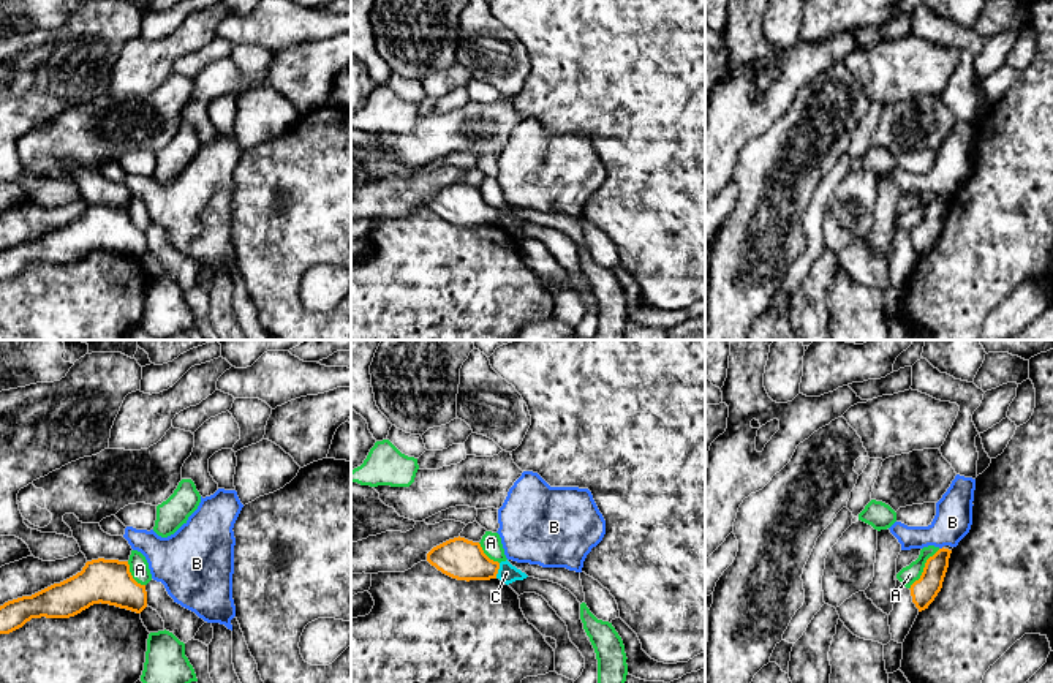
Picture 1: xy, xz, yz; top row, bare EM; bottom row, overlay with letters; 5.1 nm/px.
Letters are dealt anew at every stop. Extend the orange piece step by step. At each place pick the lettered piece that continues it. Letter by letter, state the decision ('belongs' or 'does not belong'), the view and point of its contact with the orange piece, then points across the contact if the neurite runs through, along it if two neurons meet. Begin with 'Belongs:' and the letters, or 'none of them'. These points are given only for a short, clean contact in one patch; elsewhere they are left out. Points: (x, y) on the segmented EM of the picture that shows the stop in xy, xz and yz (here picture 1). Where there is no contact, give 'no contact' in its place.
Belongs: none of them
A: does not belong; contact yz (924, 568); border yz (939, 549), (927, 560), (922, 574), (909, 588)
B: does not belong; contact yz (943, 547)
C: does not belong; contact xz (497, 571); border xz (500, 563), (495, 577)

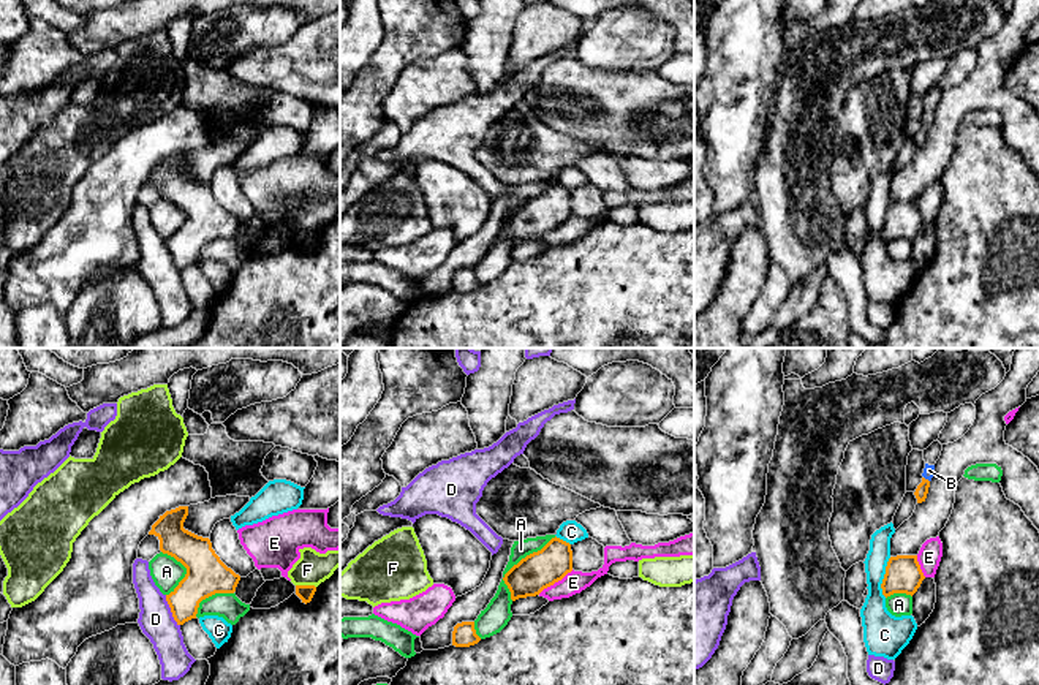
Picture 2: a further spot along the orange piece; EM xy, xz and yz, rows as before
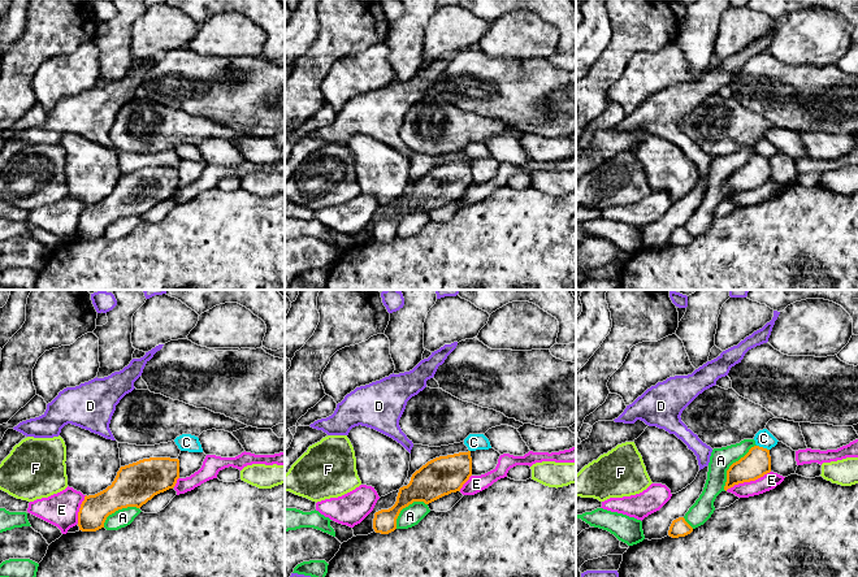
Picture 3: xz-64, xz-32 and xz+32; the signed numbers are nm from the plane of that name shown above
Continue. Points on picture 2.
Belongs: B
A: does not belong; contact xz (519, 562)
B: belongs; contact yz (927, 480); way yz (921, 492), (927, 480), (929, 470)
C: does not belong; contact yz (884, 578)
D: does not belong; contact xy (171, 611)
E: does not belong; contact xz (555, 581)
F: does not belong; contact xy (306, 586)

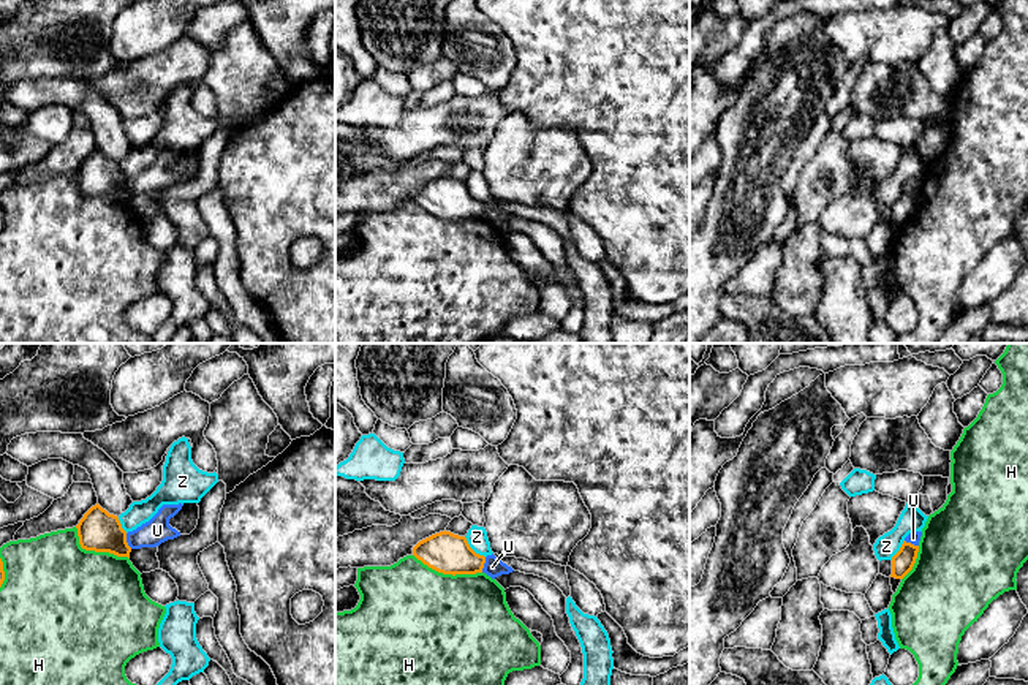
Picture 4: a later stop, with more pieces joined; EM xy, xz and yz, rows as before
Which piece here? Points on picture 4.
Belongs: none of them
H: does not belong; contact xz (448, 573)
U: does not belong; contact xy (125, 541)
Z: does not belong; contact xz (472, 549); border xz (464, 537), (484, 557)

